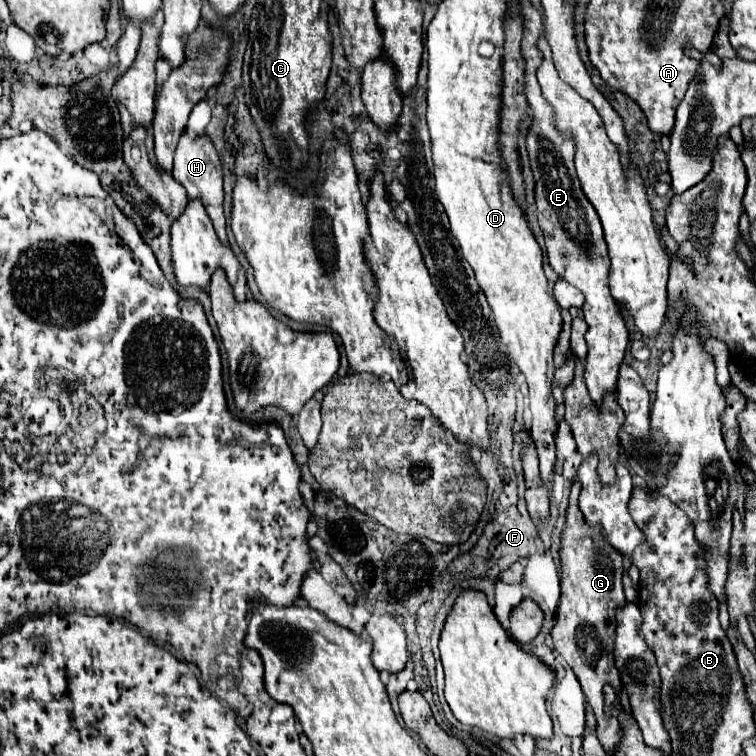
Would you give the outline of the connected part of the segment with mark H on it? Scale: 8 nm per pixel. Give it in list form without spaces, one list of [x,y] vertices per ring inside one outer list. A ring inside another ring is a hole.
[[[187,134],[181,136],[177,150],[175,150],[175,166],[173,166],[173,178],[187,190],[189,198],[199,198],[215,226],[215,232],[219,240],[227,246],[227,234],[225,234],[225,214],[223,214],[223,176],[221,176],[221,162],[217,158],[215,146],[207,136],[201,138],[189,138]]]

